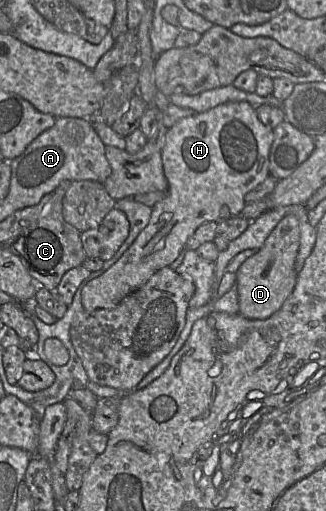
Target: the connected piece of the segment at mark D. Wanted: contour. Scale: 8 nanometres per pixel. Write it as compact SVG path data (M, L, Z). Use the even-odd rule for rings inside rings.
M294 214L283 217L263 246L236 271L239 314L248 319L266 319L278 311L291 295L297 281L295 261L300 246L300 223Z

